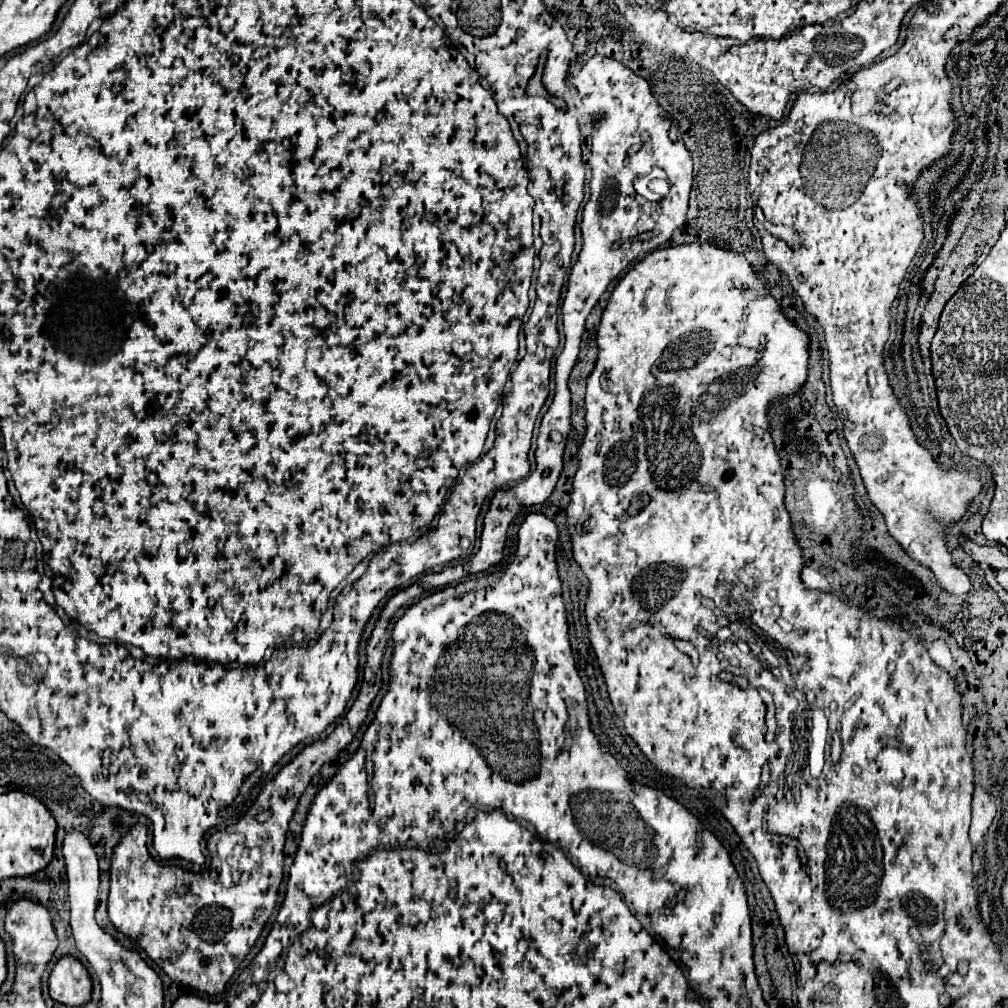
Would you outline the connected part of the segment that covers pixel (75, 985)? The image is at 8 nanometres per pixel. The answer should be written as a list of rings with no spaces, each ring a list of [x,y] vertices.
[[[64,955],[48,977],[50,997],[68,1007],[84,1005],[92,993],[92,979],[86,967],[72,955]]]

